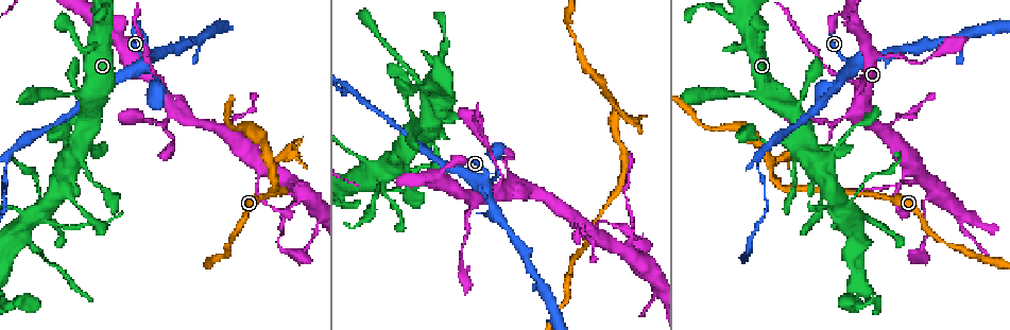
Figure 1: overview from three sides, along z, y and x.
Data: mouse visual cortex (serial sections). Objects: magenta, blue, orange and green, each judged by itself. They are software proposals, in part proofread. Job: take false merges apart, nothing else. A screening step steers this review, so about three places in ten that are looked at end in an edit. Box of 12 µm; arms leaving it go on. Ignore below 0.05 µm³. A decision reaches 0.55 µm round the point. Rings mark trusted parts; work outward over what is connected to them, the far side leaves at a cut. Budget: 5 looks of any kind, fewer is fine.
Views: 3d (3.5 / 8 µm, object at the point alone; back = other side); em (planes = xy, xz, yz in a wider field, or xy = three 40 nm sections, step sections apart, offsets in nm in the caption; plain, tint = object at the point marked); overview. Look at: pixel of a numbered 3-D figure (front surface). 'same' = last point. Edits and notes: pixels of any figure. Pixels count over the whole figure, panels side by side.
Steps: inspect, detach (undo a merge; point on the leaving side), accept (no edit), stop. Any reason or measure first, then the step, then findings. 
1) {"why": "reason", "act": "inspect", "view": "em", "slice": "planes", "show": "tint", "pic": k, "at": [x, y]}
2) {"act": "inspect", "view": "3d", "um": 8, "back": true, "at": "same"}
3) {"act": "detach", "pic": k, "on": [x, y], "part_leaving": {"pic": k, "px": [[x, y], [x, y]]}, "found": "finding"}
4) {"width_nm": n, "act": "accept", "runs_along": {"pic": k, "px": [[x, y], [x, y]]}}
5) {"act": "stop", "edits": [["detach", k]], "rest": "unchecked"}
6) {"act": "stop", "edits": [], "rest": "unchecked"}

{"why": "abrupt turn", "act": "inspect", "view": "3d", "um": 3.5, "back": true, "pic": 1, "at": [832, 127]}

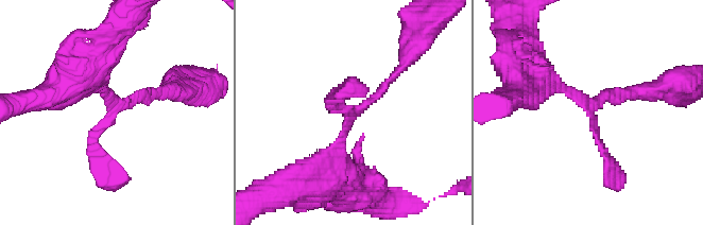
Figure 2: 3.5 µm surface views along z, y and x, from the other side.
{"act": "accept", "runs_along": {"pic": 2, "px": [[538, 73], [582, 97], [612, 169]]}, "found": "continuous, no second cell"}

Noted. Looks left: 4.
{"why": "two arms in line, one across", "act": "inspect", "view": "3d", "um": 3.5, "pic": 1, "at": [923, 177]}

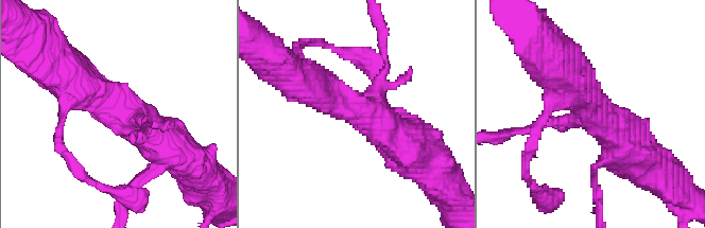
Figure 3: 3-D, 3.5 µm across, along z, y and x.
{"act": "inspect", "view": "em", "slice": "xy", "step": 2, "show": "tint", "pic": 3, "at": [595, 112]}

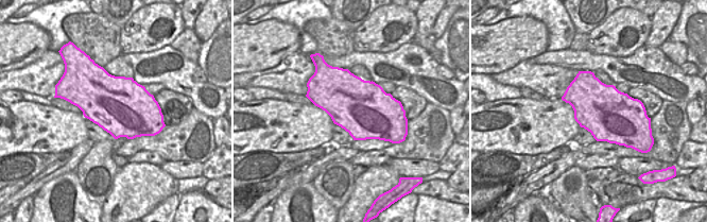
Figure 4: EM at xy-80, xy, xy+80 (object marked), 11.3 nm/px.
{"act": "inspect", "view": "em", "slice": "xy", "step": 5, "show": "tint", "at": "same"}

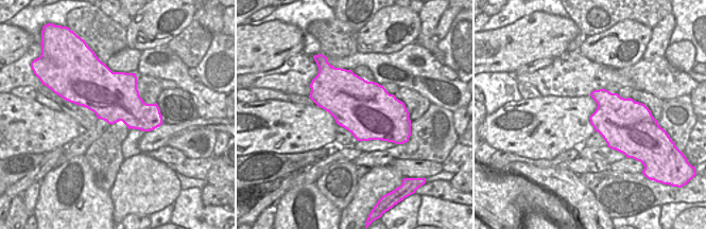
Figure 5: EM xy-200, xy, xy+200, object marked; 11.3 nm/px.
{"act": "accept", "runs_along": {"pic": 3, "px": [[70, 81], [113, 101], [177, 153]]}, "found": "one cell here"}

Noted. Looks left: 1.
{"act": "stop", "edits": [], "rest": "unchecked"}

